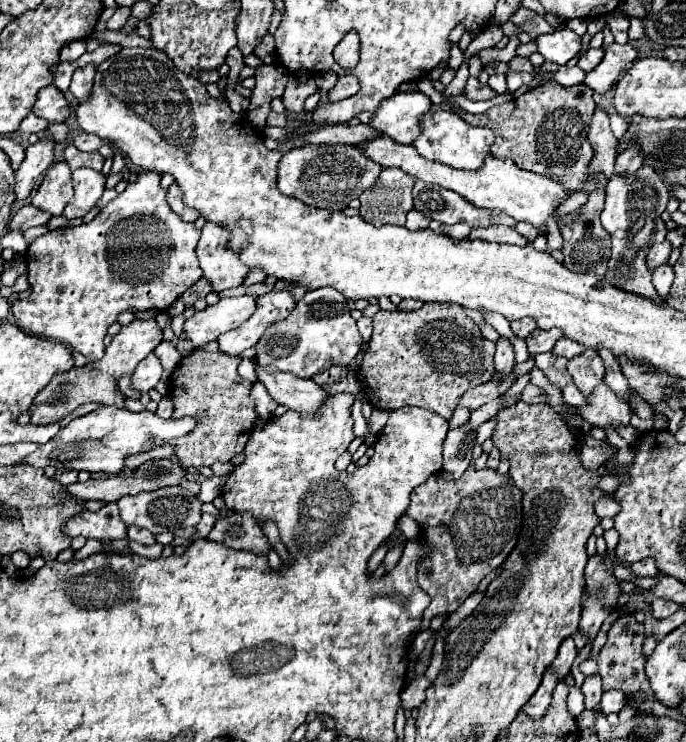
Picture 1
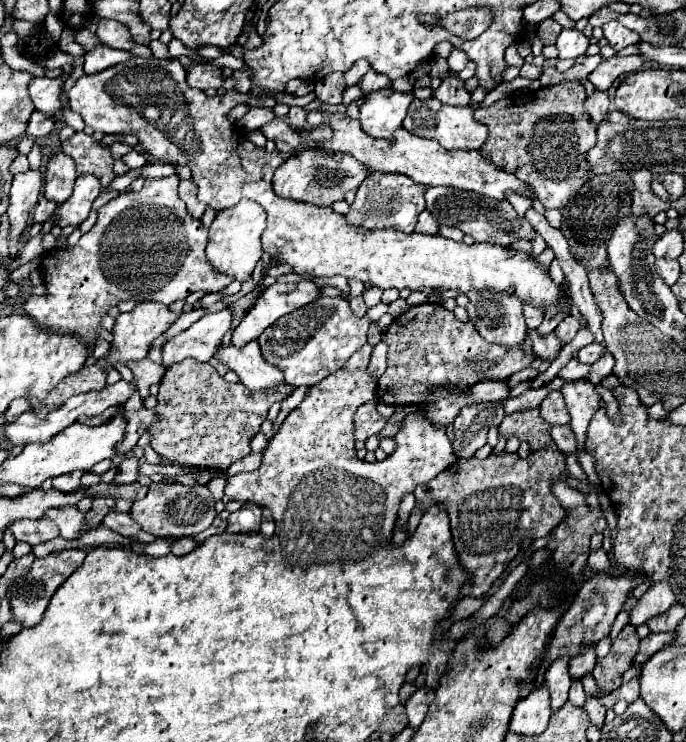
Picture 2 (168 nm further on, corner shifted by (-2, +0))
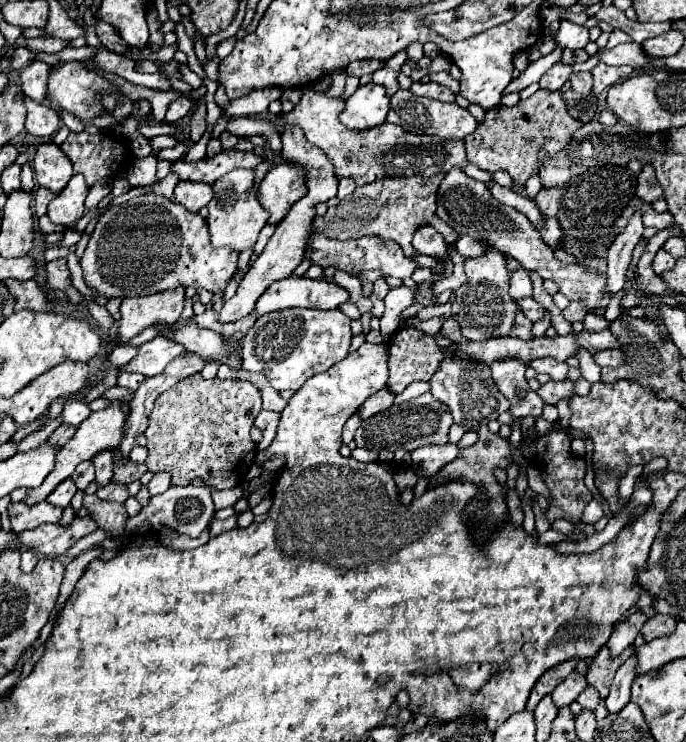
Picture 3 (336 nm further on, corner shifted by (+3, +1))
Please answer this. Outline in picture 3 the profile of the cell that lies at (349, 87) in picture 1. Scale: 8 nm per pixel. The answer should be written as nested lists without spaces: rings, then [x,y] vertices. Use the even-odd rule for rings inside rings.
[[[403,51],[403,53],[397,53],[395,57],[391,57],[391,61],[387,61],[381,69],[377,69],[377,71],[373,73],[373,83],[383,85],[389,95],[397,93],[397,91],[399,91],[399,81],[397,81],[397,77],[399,77],[401,65],[403,65],[405,61],[407,61],[405,51]]]

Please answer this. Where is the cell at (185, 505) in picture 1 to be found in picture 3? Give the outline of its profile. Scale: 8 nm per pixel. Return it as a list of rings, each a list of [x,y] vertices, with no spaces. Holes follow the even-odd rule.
[[[169,487],[163,495],[155,495],[151,497],[149,505],[145,505],[135,517],[127,519],[127,527],[125,533],[127,535],[137,535],[137,533],[145,533],[145,531],[159,531],[161,525],[171,527],[177,533],[185,533],[189,537],[199,537],[201,531],[207,529],[209,521],[213,519],[213,499],[207,487]]]

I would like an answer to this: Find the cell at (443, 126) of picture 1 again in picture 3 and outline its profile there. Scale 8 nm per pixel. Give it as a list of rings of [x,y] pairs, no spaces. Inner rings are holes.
[[[399,89],[391,97],[391,113],[387,115],[387,121],[401,125],[409,133],[435,135],[441,139],[465,139],[467,135],[475,133],[475,129],[477,129],[477,121],[469,115],[467,109],[459,107],[457,103],[441,103],[435,99],[417,97],[411,91],[403,91],[403,89]]]

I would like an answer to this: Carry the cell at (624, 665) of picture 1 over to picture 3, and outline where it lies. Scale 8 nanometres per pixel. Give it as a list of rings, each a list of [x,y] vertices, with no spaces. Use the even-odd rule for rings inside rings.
[[[629,645],[619,657],[611,657],[609,647],[601,647],[599,653],[593,657],[593,661],[589,663],[587,683],[599,691],[601,699],[609,695],[609,687],[611,687],[615,671],[631,657],[631,653],[633,653],[633,645]]]

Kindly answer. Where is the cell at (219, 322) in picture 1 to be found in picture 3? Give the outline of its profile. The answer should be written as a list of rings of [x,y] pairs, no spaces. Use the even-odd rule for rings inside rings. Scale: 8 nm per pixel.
[[[155,337],[149,343],[143,343],[139,347],[139,353],[135,359],[131,359],[127,365],[121,367],[121,371],[129,373],[141,373],[145,377],[153,377],[163,373],[163,369],[175,359],[187,355],[187,349],[179,345],[177,341],[171,341],[169,337]]]

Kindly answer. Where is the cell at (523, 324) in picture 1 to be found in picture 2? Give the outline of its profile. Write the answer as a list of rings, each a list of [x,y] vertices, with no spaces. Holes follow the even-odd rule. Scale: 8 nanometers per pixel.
[[[524,306],[524,316],[526,316],[528,330],[534,330],[534,328],[538,328],[542,324],[544,310],[536,310],[536,306]]]

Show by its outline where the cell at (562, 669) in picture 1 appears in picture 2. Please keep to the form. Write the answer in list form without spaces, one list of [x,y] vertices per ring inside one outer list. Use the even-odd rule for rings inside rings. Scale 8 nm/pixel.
[[[558,658],[550,670],[546,672],[546,686],[550,692],[552,712],[560,710],[568,700],[570,690],[570,674],[568,674],[568,658]]]

